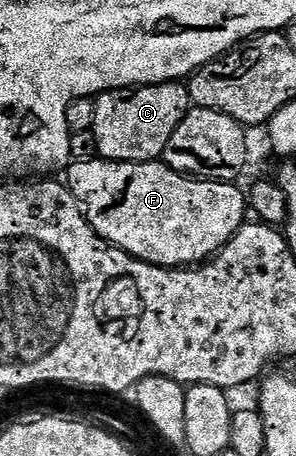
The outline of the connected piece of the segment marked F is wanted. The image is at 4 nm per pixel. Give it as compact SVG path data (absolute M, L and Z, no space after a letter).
M93 158L71 162L68 186L84 204L94 232L140 261L157 267L201 265L213 259L247 222L247 196L233 182L184 175L162 161L117 163Z

